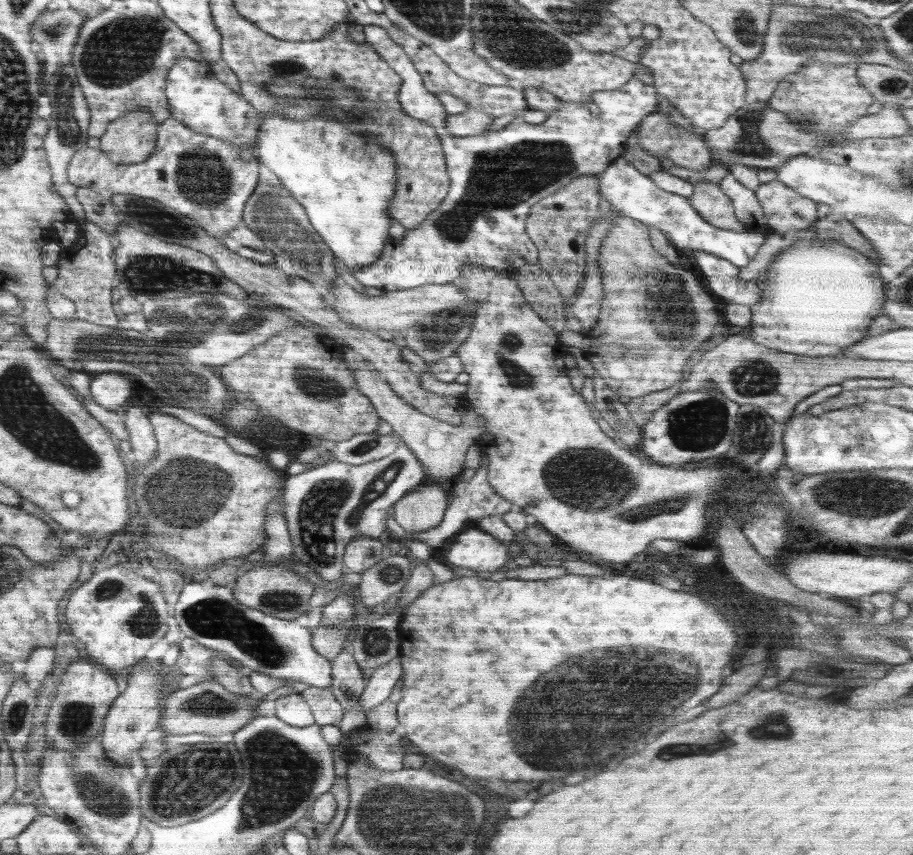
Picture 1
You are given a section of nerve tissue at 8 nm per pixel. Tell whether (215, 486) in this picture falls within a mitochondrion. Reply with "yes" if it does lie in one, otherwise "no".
yes

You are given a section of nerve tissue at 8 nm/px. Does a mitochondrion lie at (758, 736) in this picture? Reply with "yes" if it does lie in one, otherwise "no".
yes

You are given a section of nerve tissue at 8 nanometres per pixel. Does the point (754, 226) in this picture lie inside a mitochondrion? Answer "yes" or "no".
no

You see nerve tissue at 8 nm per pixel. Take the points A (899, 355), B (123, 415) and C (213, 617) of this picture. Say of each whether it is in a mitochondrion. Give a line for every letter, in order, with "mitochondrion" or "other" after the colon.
A: other
B: other
C: mitochondrion

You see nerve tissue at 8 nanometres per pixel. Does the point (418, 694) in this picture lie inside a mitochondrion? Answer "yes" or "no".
no

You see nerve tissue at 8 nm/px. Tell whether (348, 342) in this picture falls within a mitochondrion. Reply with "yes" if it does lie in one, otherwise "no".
no

